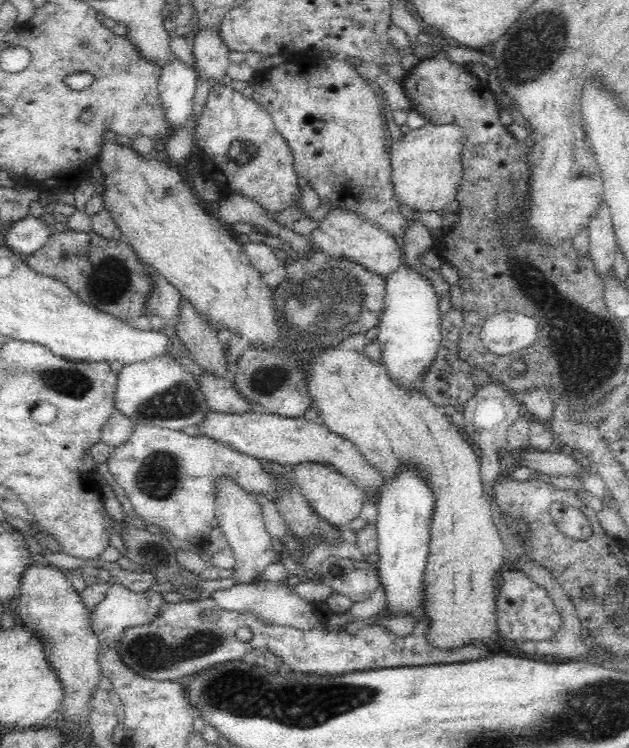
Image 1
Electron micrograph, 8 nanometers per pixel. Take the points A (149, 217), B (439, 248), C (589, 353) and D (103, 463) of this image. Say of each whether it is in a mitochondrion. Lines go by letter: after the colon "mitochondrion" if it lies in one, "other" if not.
A: other
B: other
C: mitochondrion
D: other

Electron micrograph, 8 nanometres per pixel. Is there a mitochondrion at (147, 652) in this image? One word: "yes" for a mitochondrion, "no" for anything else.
yes

